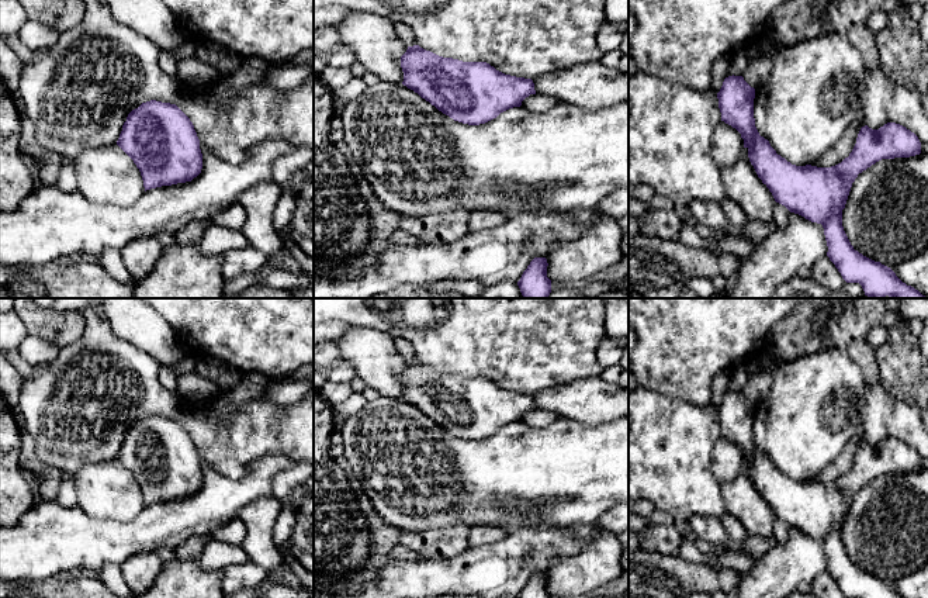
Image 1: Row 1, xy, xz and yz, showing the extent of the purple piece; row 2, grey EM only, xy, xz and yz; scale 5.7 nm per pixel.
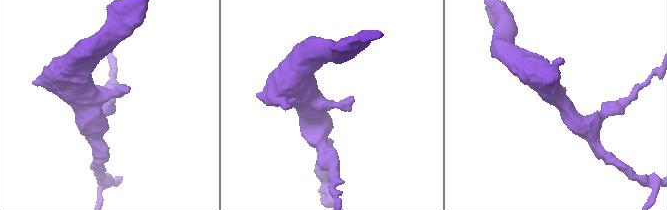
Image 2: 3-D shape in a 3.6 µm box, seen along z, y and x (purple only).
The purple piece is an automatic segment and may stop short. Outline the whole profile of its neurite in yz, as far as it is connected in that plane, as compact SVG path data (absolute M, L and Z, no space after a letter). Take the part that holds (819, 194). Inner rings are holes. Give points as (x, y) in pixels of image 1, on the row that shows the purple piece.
M733 75L726 77L717 98L721 121L741 134L744 148L748 149L749 162L758 177L772 193L775 201L785 205L790 212L823 225L828 246L827 256L846 283L859 283L869 298L886 295L893 298L928 298L914 287L903 283L890 267L855 250L842 227L842 210L858 174L882 159L920 155L921 142L914 132L896 122L887 122L879 129L865 125L858 134L852 152L841 163L831 167L796 166L778 155L769 141L759 135L754 118L755 89L742 76Z

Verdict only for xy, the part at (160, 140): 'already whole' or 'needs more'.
already whole

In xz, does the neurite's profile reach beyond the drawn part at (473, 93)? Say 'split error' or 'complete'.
complete

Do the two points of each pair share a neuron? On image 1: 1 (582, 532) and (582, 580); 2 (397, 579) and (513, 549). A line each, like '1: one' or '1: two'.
1: one
2: one

